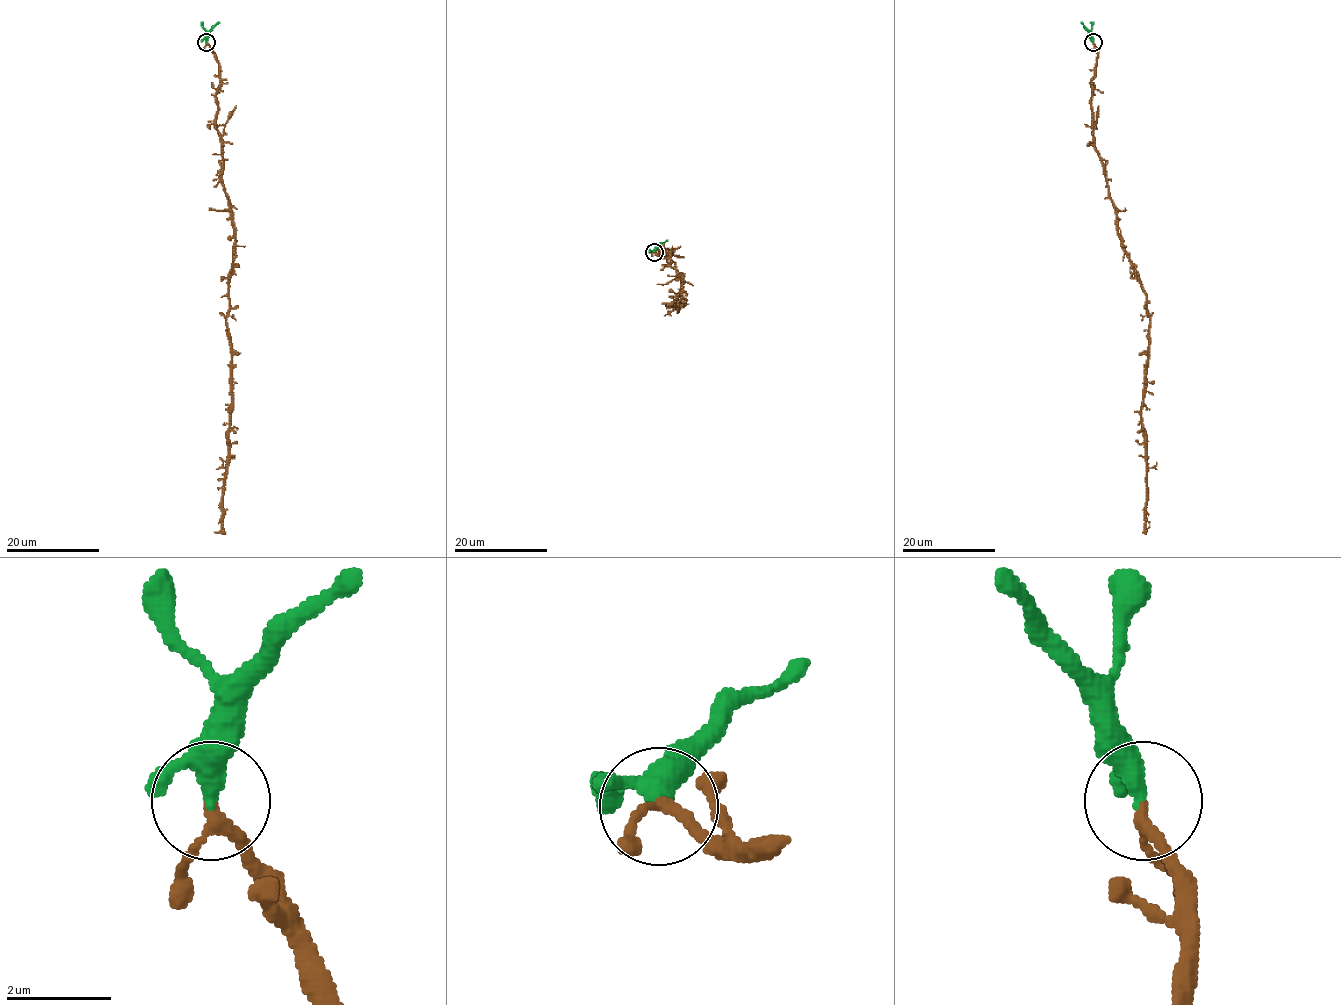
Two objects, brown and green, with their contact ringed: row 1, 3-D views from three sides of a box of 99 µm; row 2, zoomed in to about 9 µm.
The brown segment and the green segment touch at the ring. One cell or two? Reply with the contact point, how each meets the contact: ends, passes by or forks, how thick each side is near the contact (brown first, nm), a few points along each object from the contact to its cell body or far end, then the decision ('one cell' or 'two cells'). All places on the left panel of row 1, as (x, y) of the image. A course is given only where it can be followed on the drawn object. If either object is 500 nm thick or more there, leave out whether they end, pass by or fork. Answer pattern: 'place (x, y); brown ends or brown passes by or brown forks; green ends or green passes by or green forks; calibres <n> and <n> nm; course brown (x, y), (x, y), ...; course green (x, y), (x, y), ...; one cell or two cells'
place (206, 42); brown passes by; green passes by; calibres 190 and 280 nm; course brown (207, 42), (218, 64), (216, 130), (234, 246), (226, 318), (231, 392), (223, 527), (214, 531); course green (207, 42), (207, 35), (219, 22); one cell

